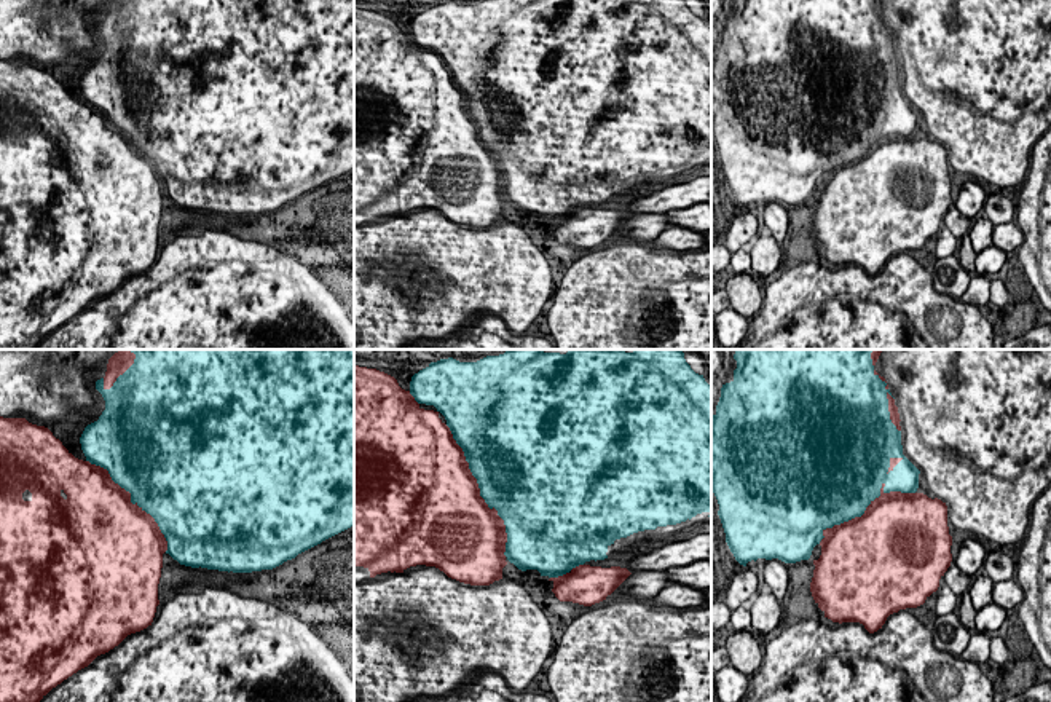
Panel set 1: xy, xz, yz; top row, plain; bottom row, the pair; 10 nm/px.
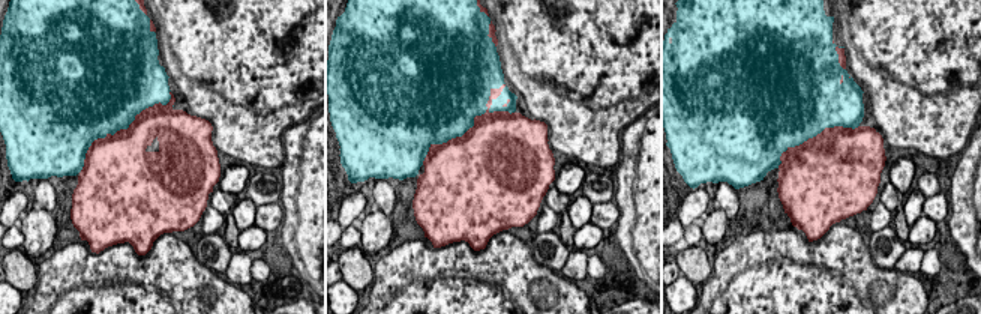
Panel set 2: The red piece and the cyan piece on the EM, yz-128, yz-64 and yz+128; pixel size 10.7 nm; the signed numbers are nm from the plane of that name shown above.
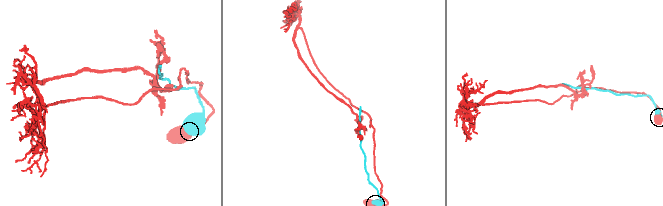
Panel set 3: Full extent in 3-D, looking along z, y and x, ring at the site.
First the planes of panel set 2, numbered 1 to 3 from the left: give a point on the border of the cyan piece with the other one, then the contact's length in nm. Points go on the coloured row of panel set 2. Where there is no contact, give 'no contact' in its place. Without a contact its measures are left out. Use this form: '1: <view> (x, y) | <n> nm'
1: yz-128 (123, 129) | 1300 nm
2: yz-64 (467, 131) | 1250 nm
3: yz+128 (813, 137) | 1000 nm

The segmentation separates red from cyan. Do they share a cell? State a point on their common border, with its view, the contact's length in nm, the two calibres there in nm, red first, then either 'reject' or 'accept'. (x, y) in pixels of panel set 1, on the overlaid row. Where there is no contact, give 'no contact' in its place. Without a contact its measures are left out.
meets red in xz at (479, 492); contact 1450 nm long; 500 nm thick on the red side, 480 nm on the other; reject

